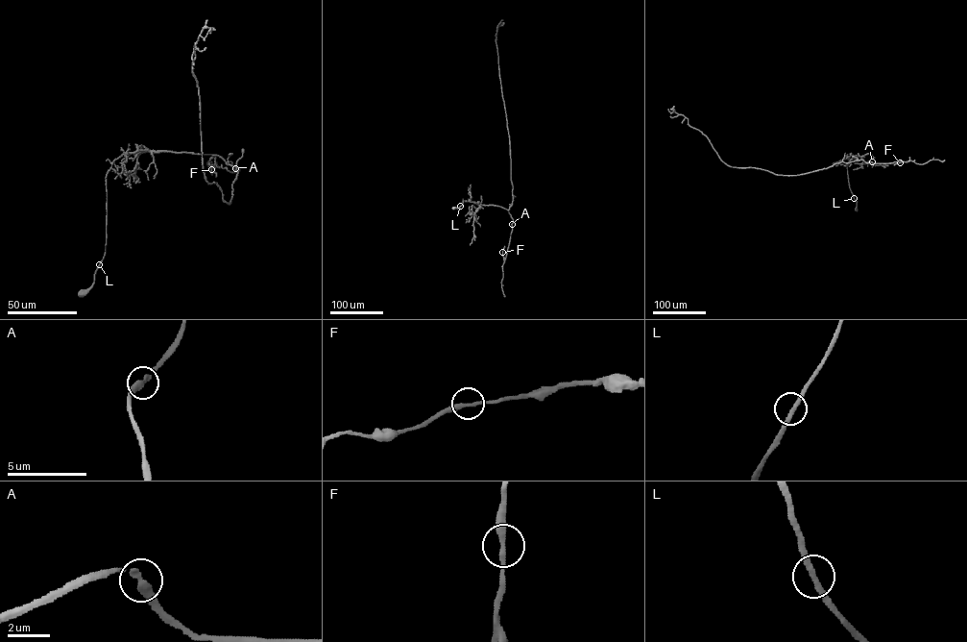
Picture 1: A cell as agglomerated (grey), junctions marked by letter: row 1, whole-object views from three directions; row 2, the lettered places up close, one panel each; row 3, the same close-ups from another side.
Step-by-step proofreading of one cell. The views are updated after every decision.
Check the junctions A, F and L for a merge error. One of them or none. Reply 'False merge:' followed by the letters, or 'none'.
False merge: none

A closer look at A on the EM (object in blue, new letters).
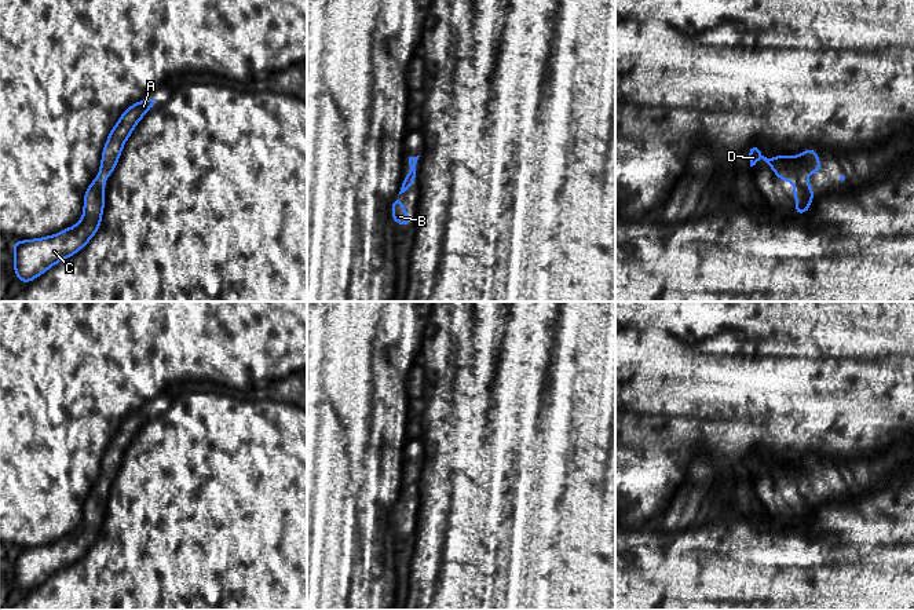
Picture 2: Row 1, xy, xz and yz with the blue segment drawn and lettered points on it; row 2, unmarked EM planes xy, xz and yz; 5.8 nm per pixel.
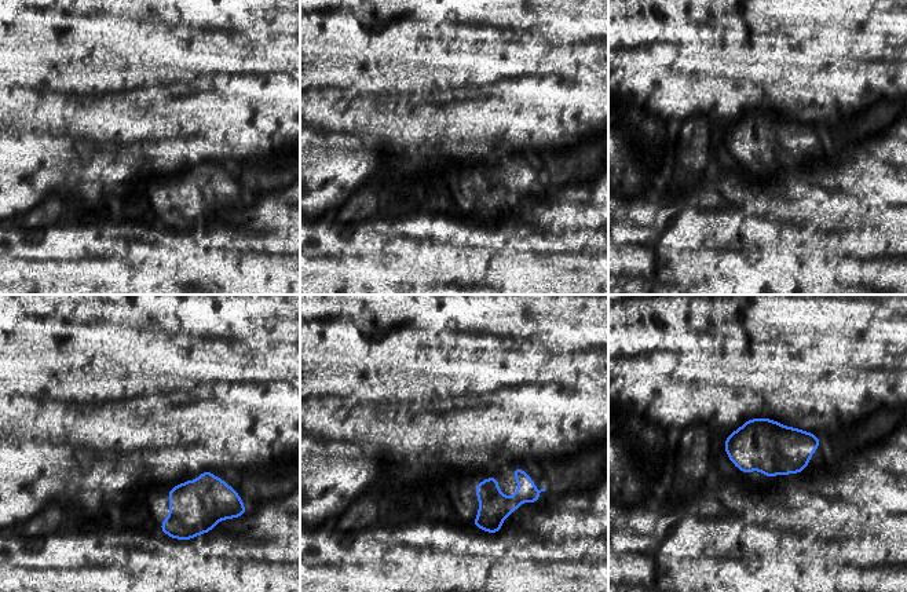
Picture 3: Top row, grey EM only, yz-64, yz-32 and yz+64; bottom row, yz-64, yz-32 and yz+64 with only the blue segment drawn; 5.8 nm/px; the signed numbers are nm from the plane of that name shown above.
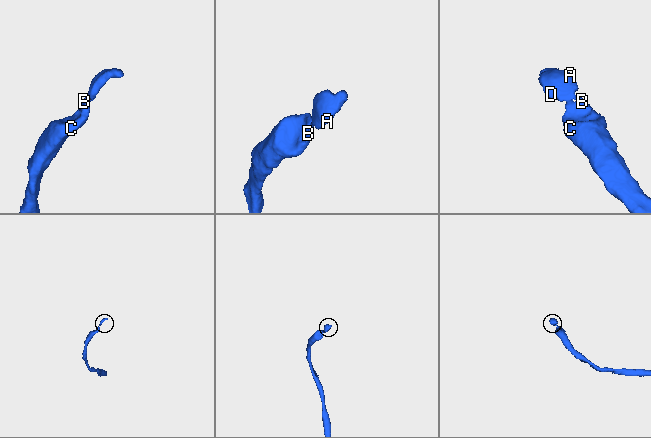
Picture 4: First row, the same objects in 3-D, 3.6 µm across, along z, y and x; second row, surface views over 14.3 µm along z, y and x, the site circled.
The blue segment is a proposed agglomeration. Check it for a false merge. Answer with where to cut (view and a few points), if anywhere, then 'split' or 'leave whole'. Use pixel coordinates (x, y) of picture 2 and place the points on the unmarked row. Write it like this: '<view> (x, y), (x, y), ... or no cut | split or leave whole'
no cut | leave whole

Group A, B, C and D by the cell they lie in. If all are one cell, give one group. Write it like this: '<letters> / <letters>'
A B C D

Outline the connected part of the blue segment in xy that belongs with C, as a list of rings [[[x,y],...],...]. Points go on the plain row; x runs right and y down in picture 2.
[[[143,408],[127,416],[110,439],[102,459],[99,483],[85,497],[81,529],[54,544],[12,551],[17,588],[29,592],[56,571],[83,558],[100,536],[105,518],[105,490],[116,478],[124,452],[149,421],[156,408]]]

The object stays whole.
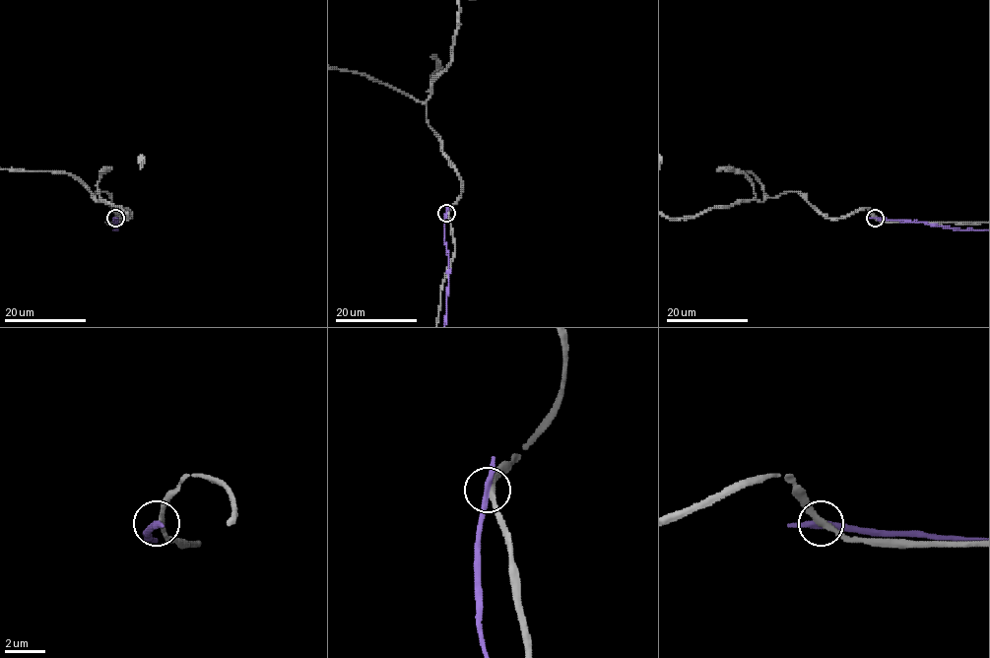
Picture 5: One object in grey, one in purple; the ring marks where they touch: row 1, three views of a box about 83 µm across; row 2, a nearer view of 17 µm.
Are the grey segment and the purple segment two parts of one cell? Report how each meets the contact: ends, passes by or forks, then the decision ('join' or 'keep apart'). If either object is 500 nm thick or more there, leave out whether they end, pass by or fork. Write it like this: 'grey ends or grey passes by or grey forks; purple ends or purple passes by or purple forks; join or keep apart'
grey passes by; purple passes by; keep apart

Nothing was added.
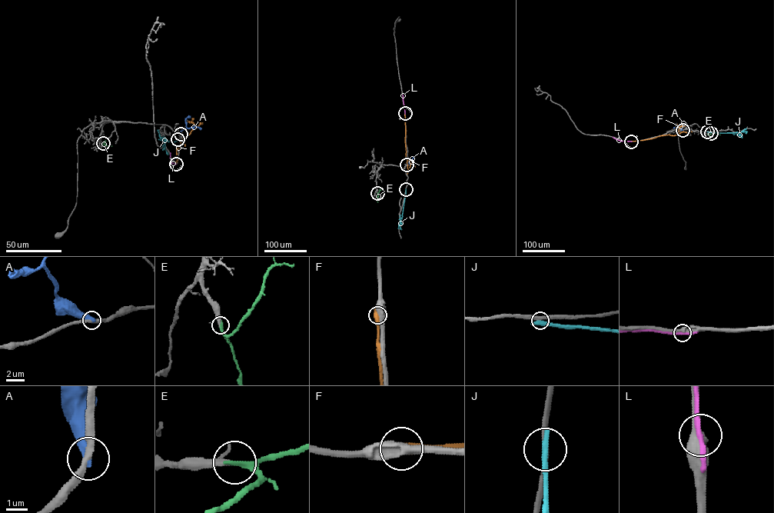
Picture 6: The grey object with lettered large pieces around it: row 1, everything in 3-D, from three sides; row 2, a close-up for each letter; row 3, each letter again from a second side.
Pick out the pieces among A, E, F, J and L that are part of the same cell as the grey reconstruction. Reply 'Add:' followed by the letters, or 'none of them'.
Add: E

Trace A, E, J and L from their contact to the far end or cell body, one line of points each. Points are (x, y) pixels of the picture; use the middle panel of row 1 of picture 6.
A: (406, 164), (414, 155)
E: (377, 193), (377, 202)
J: (406, 189), (400, 228)
L: (405, 113), (403, 94)

